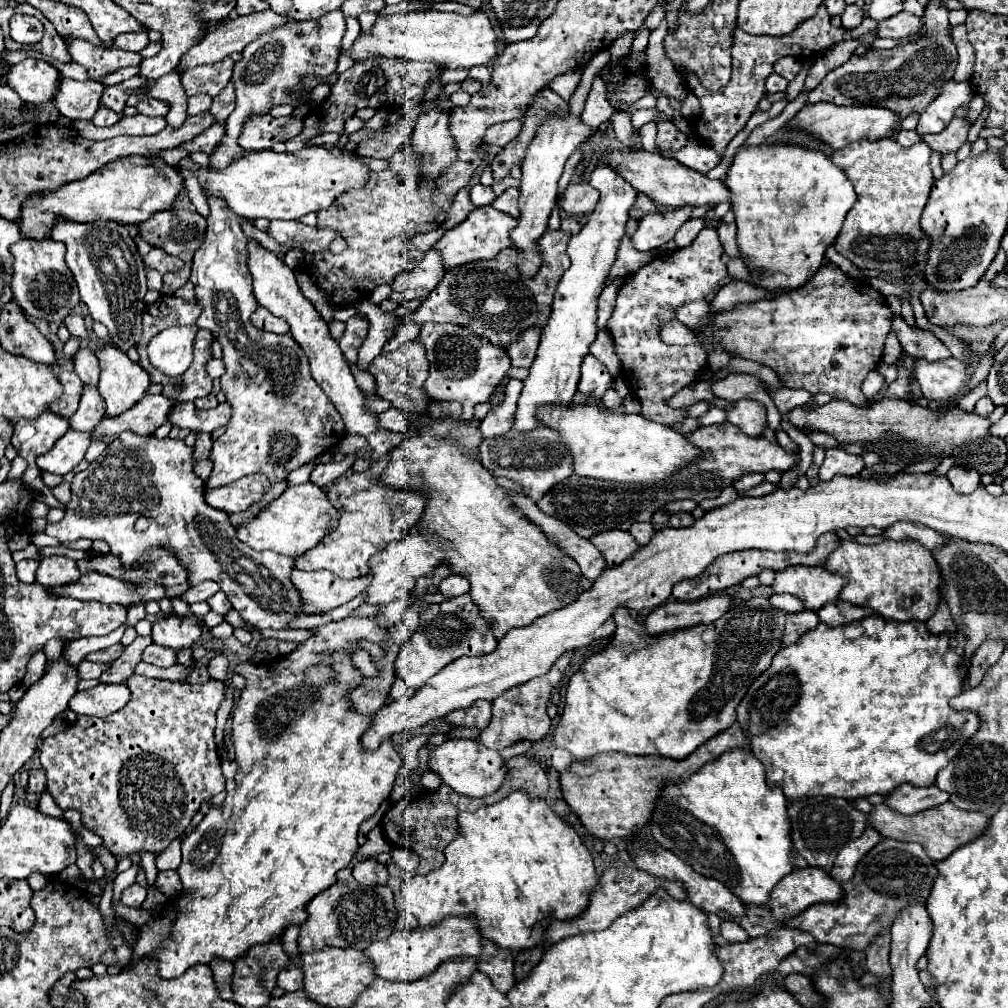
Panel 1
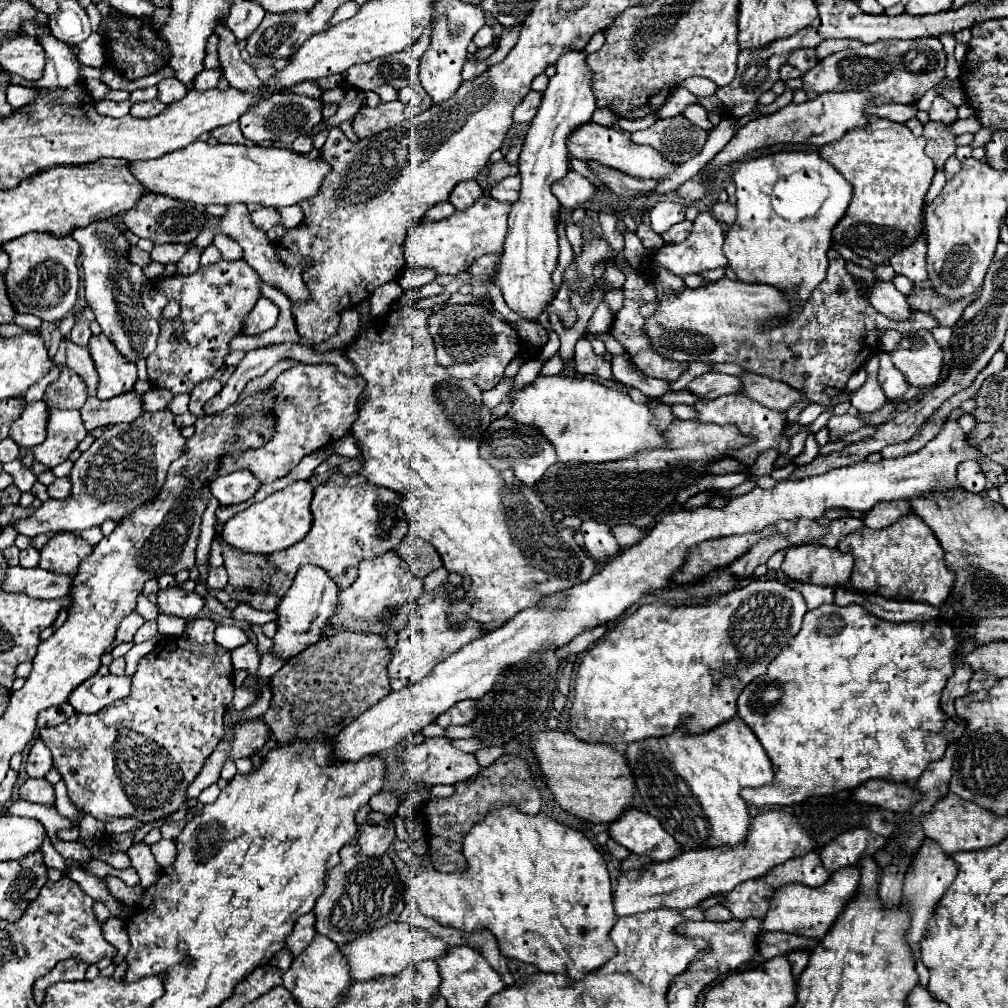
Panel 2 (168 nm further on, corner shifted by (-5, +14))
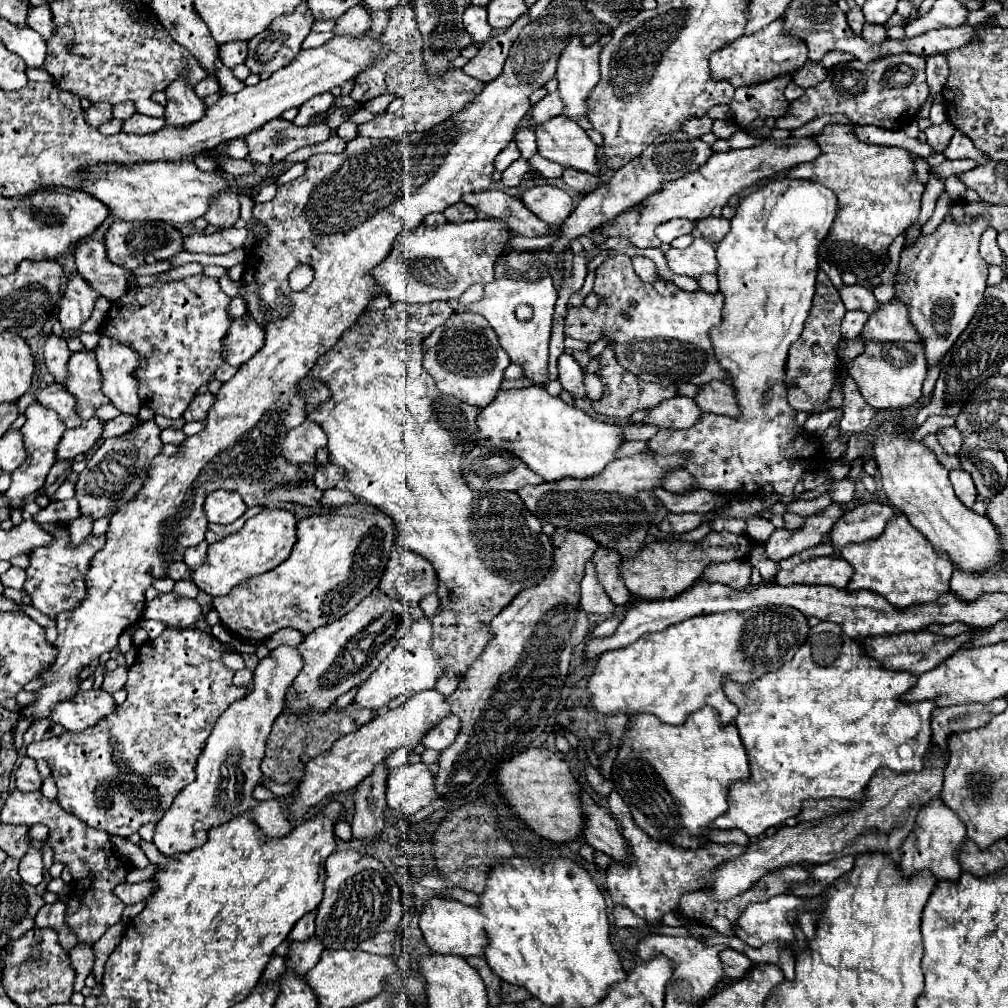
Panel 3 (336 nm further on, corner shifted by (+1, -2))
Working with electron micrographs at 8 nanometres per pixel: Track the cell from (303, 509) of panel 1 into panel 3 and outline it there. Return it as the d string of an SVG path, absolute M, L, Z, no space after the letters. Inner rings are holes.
M261 510L257 516L249 518L245 526L223 538L221 542L209 544L207 560L193 572L193 582L197 588L209 596L223 596L233 586L241 584L243 580L269 572L271 568L277 568L281 562L287 560L293 544L295 544L295 526L297 520L293 512L287 510Z

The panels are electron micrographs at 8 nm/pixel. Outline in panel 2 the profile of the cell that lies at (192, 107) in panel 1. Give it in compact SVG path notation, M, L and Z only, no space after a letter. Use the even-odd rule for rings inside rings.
M203 70L195 76L195 82L193 82L193 90L199 90L199 92L205 92L205 90L211 90L217 86L221 78L221 70Z

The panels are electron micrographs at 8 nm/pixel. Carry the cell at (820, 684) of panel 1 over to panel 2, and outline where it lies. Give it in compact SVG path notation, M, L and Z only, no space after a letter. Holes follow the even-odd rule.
M823 604L815 610L809 610L805 614L803 626L799 630L797 636L793 636L791 646L783 648L779 652L779 656L769 664L767 674L753 680L739 696L739 718L755 732L755 736L759 738L759 742L763 744L765 752L769 754L771 762L773 762L773 770L775 770L775 778L769 786L759 786L759 788L745 788L741 792L741 798L747 804L755 804L757 808L765 808L765 806L791 806L791 804L801 804L803 800L807 800L809 796L827 796L827 794L835 794L839 790L853 790L857 786L861 786L863 782L871 780L871 778L887 778L893 782L907 782L907 784L915 784L919 780L919 776L925 772L925 768L933 762L933 760L941 760L941 756L945 754L949 740L959 738L965 728L967 722L963 720L955 720L943 714L941 708L941 692L945 688L947 678L955 672L955 654L957 654L957 632L955 628L945 622L945 620L927 620L927 622L885 622L879 620L877 616L869 614L865 608L853 604L853 606L837 606L837 604Z

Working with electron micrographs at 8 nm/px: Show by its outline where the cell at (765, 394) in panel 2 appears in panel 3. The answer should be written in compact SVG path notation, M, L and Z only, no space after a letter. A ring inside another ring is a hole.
M713 380L709 384L699 386L697 396L693 398L703 412L713 412L713 414L725 414L725 416L739 416L739 406L735 400L735 394L729 384Z

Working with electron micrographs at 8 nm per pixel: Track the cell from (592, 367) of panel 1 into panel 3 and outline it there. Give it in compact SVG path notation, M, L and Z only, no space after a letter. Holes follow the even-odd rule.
M571 354L559 356L559 382L563 390L567 390L573 398L585 398L585 386L583 386L583 370L575 362Z

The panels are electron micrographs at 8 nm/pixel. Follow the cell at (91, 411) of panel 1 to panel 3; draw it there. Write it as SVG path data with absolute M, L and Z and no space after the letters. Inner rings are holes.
M49 334L43 346L43 362L47 370L55 376L55 380L65 380L67 378L67 360L71 352L67 348L67 342L63 336Z

